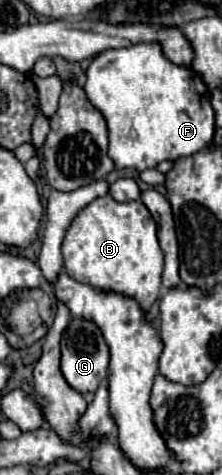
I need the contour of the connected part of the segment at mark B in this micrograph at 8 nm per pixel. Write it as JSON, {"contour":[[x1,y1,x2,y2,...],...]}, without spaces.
{"contour":[[111,196,95,198,91,204,87,204,71,222,71,226,65,232,63,238,63,262,65,272,93,288,99,288,103,292,119,292,123,296,133,298,143,314,149,314,153,302,159,298,161,290,161,272,163,272,163,258,161,248,157,242,157,224,153,222,149,210,139,200,135,202,115,202]]}

